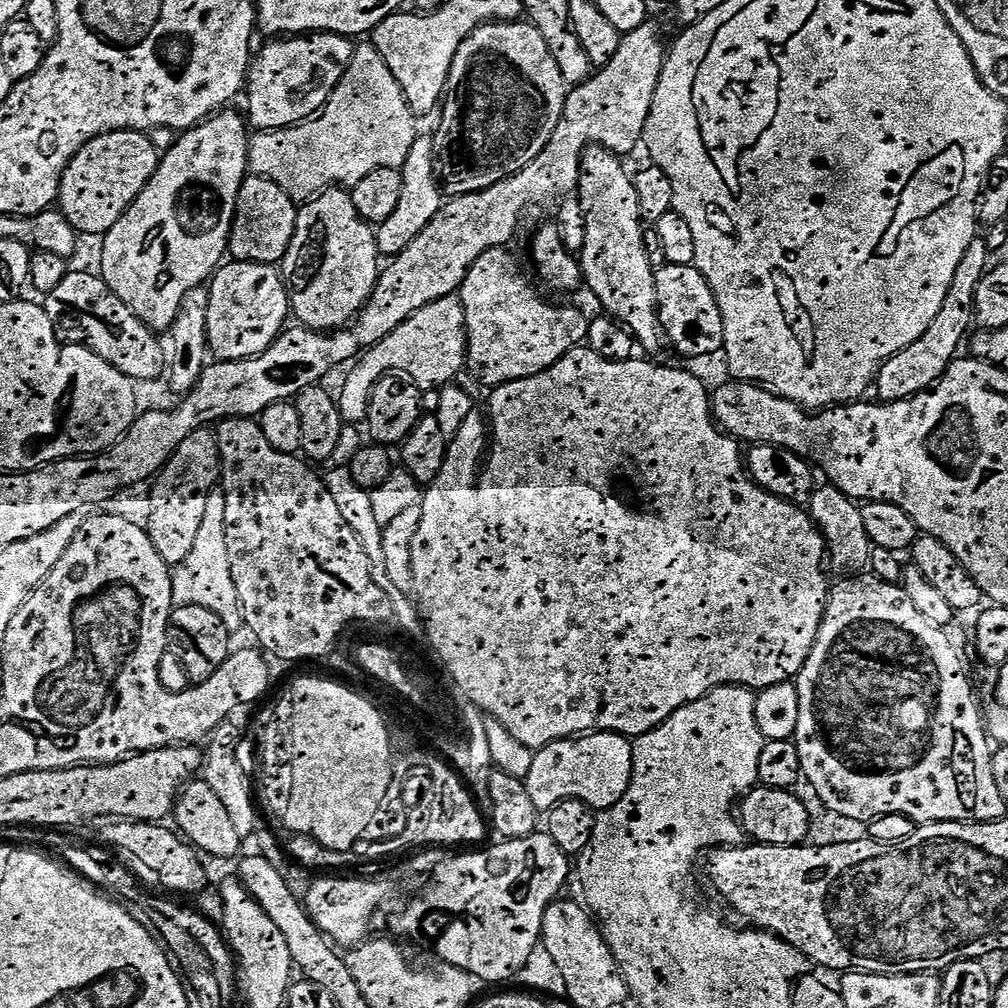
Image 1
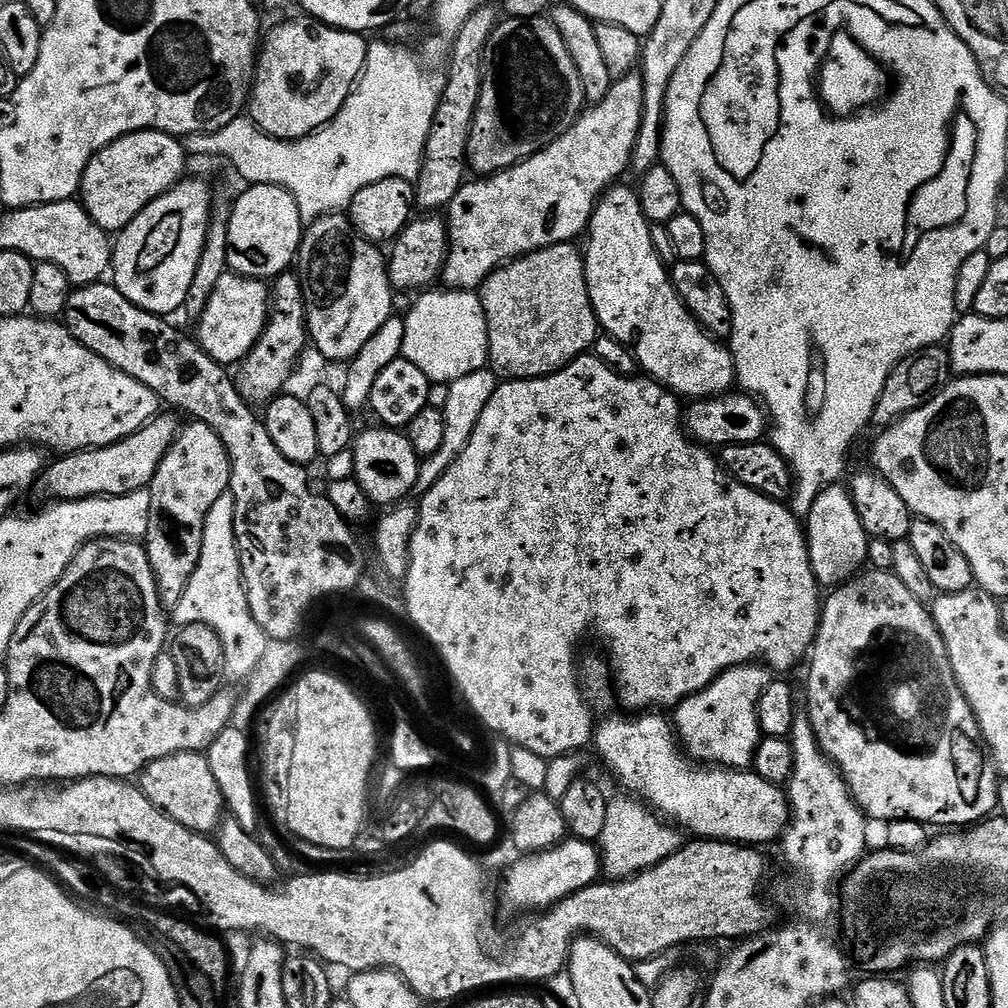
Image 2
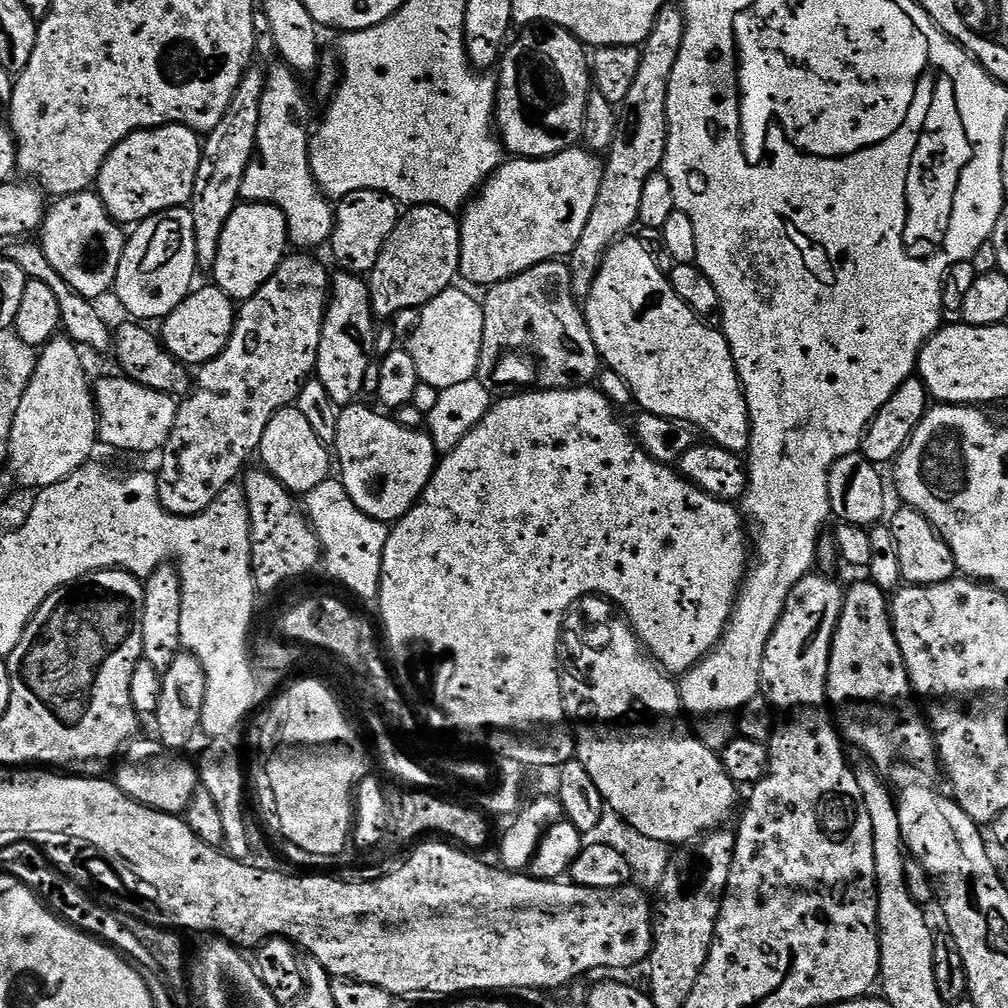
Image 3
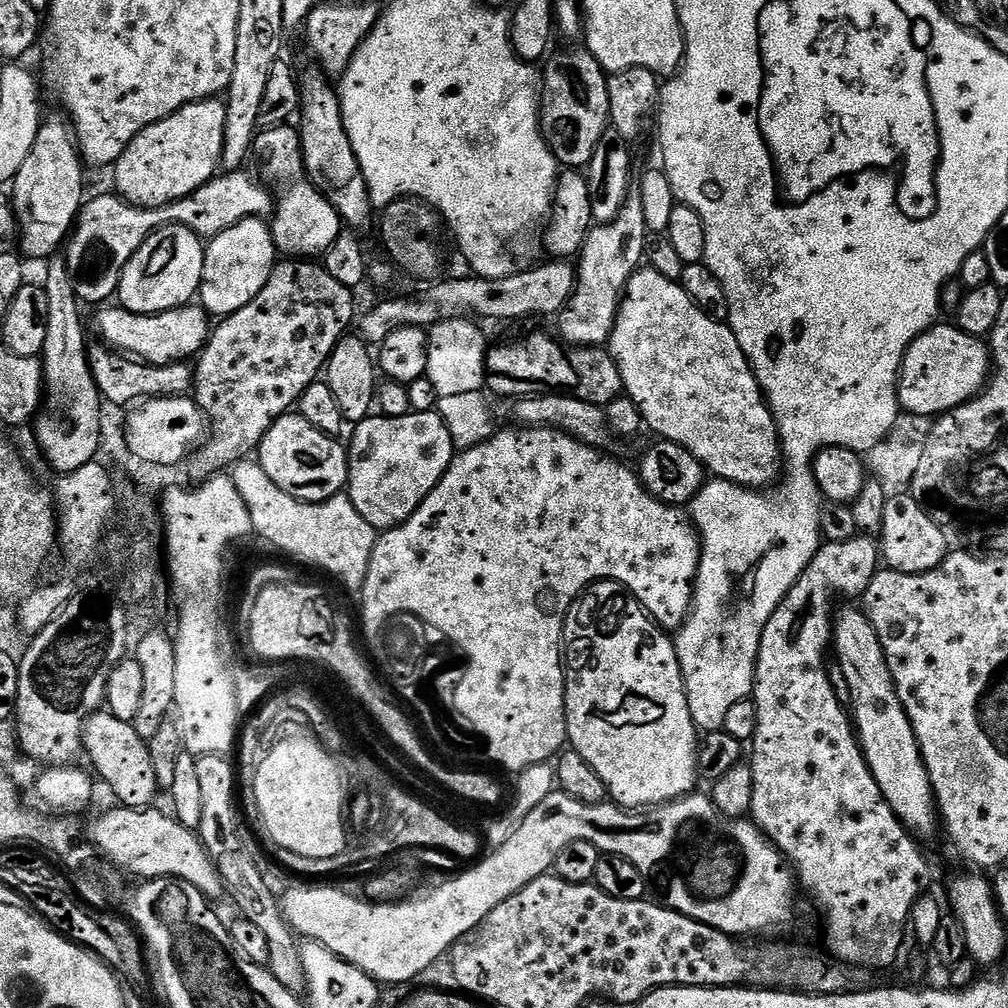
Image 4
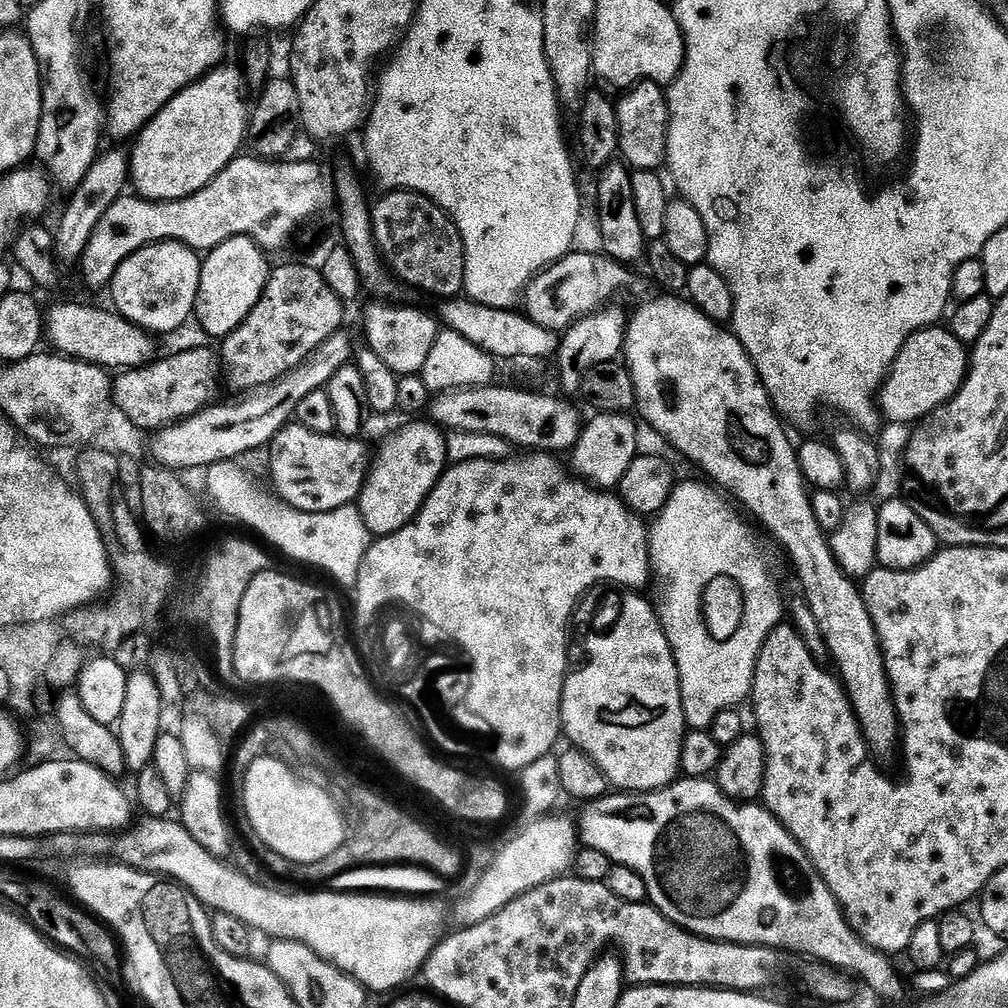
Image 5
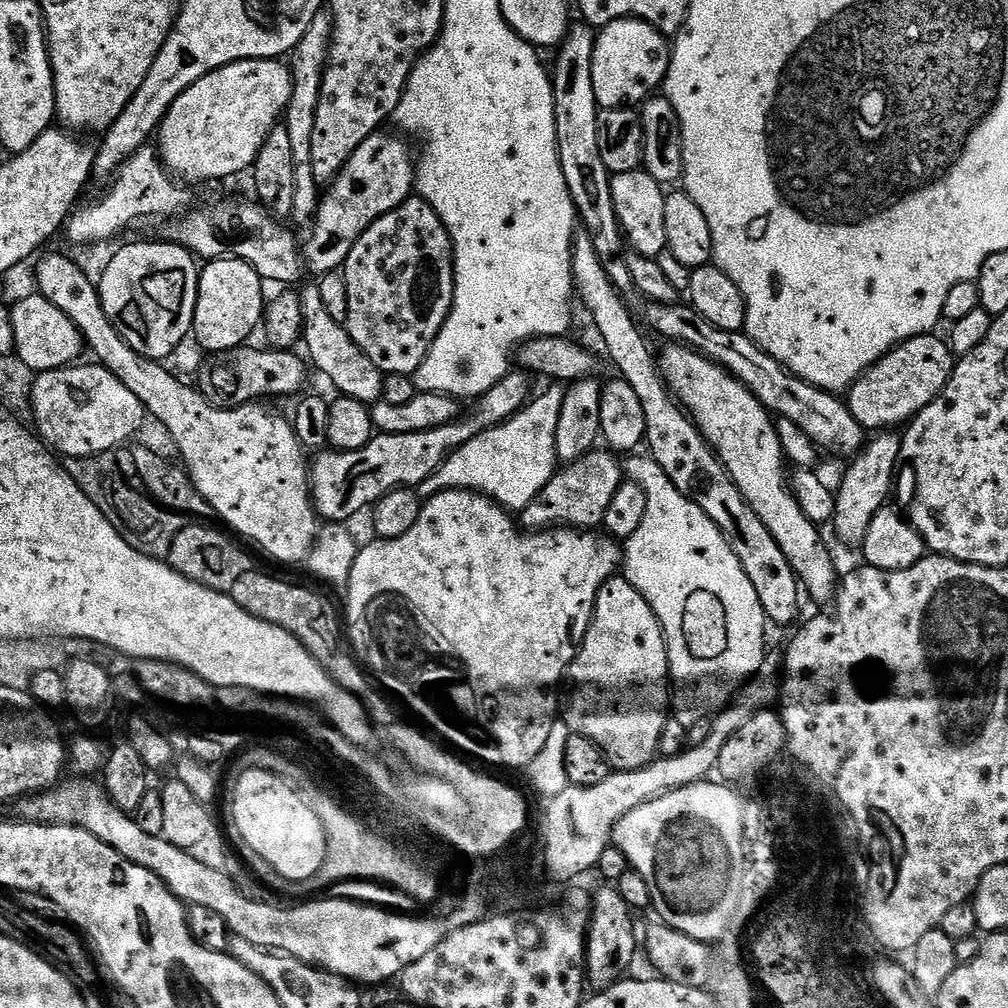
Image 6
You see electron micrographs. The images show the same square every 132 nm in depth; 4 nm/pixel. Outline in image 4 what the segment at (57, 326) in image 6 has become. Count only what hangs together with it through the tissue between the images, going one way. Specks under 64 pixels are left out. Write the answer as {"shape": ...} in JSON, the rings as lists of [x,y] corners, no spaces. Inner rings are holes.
{"shape":[[[104,306],[96,316],[96,332],[107,347],[146,364],[188,362],[203,349],[210,335],[210,317],[203,307],[185,306],[143,316],[119,306]]]}

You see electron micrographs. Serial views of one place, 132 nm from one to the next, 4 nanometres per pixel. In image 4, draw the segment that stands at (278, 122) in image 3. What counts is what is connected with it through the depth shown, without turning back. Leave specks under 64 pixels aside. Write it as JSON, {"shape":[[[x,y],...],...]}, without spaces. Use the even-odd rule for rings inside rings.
{"shape":[[[290,127],[257,131],[256,139],[252,142],[251,155],[254,160],[256,156],[256,164],[261,172],[259,175],[265,181],[273,180],[276,183],[275,191],[278,195],[274,200],[274,215],[271,217],[270,227],[277,253],[284,258],[315,261],[324,257],[330,246],[334,246],[334,242],[342,234],[342,221],[334,206],[330,206],[326,197],[306,178],[304,159],[300,153],[300,133],[295,127]]]}

